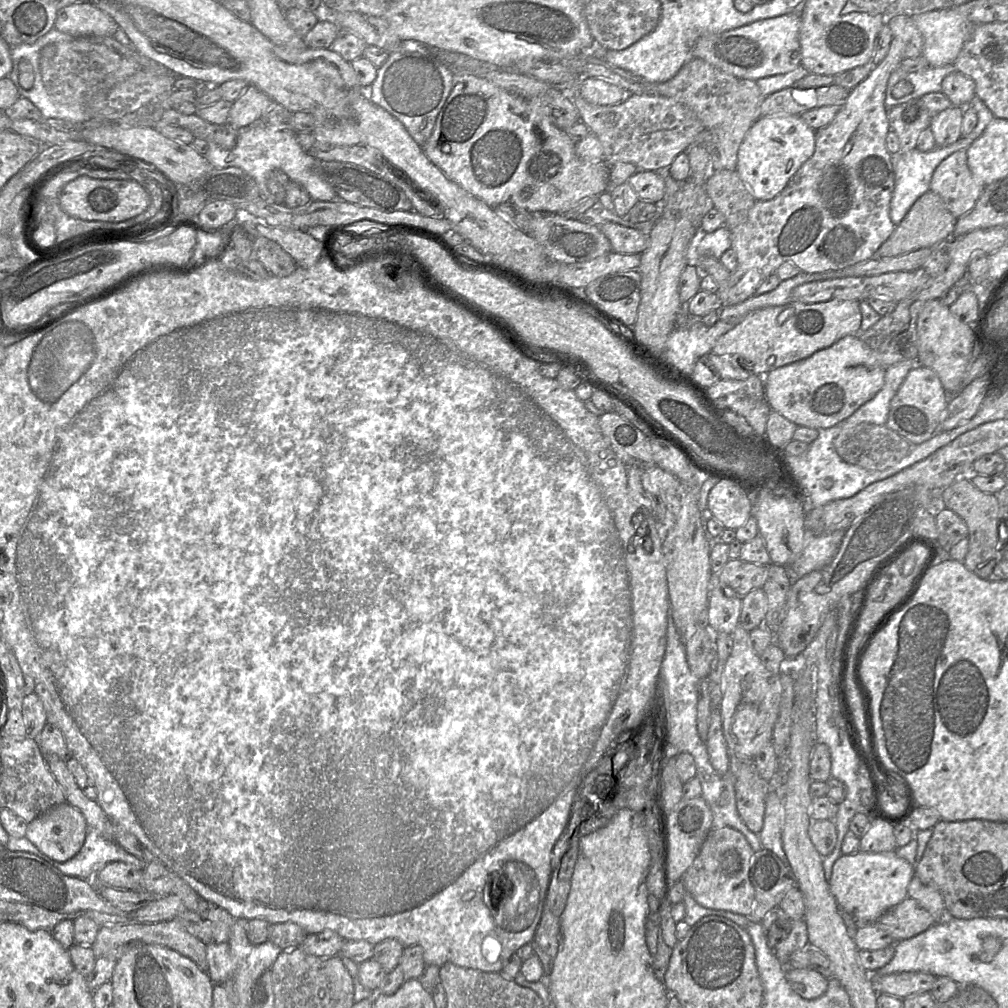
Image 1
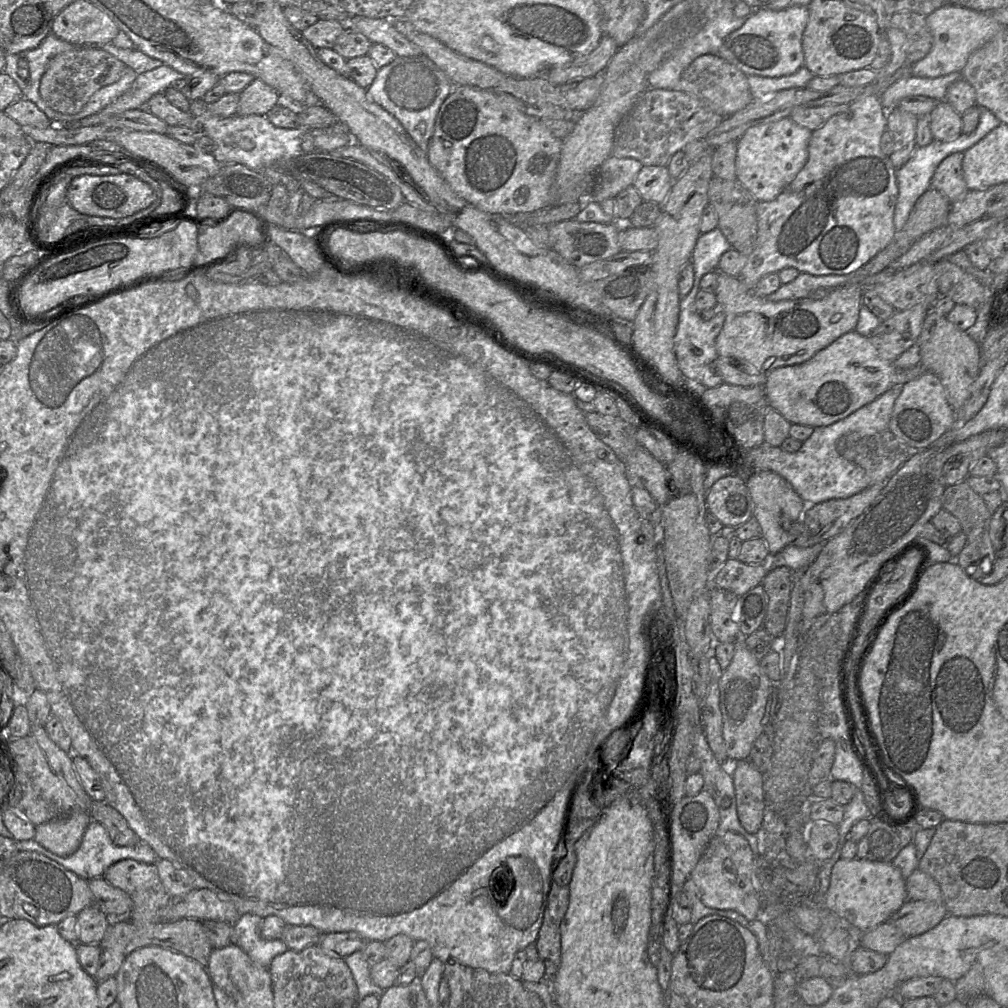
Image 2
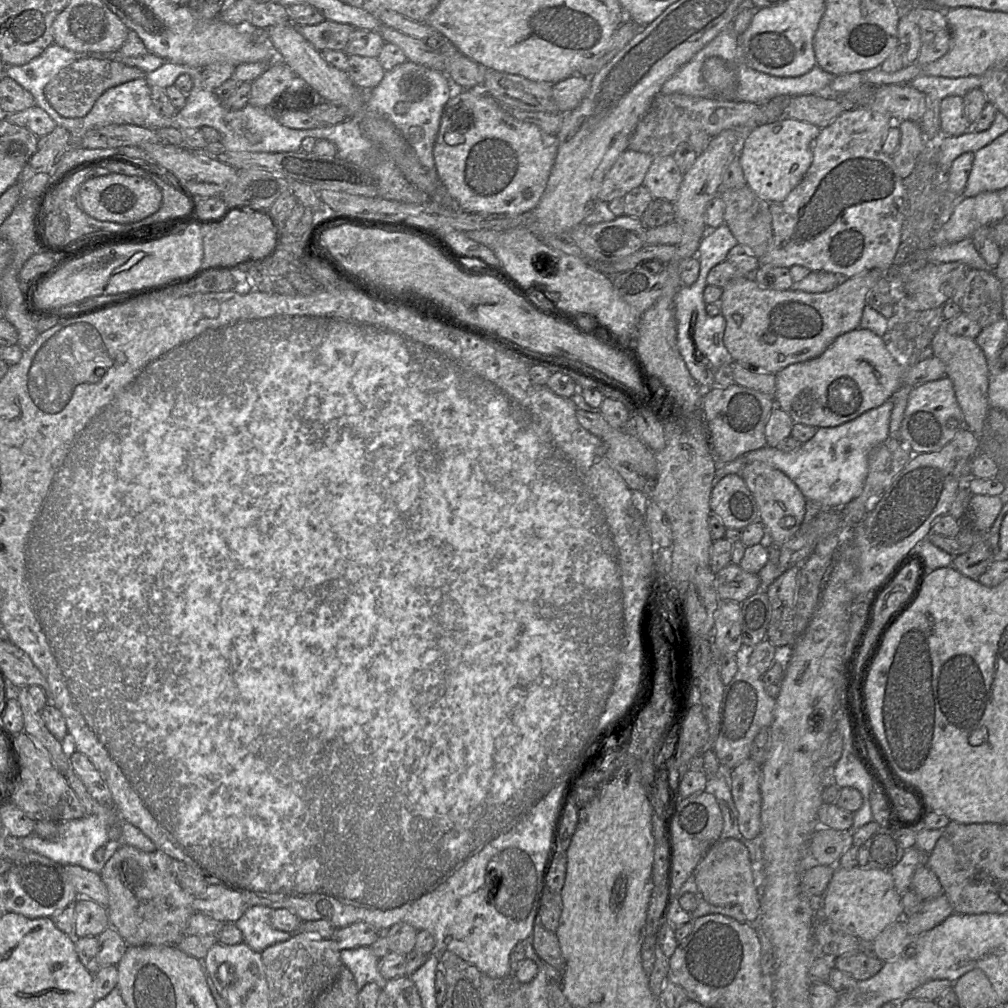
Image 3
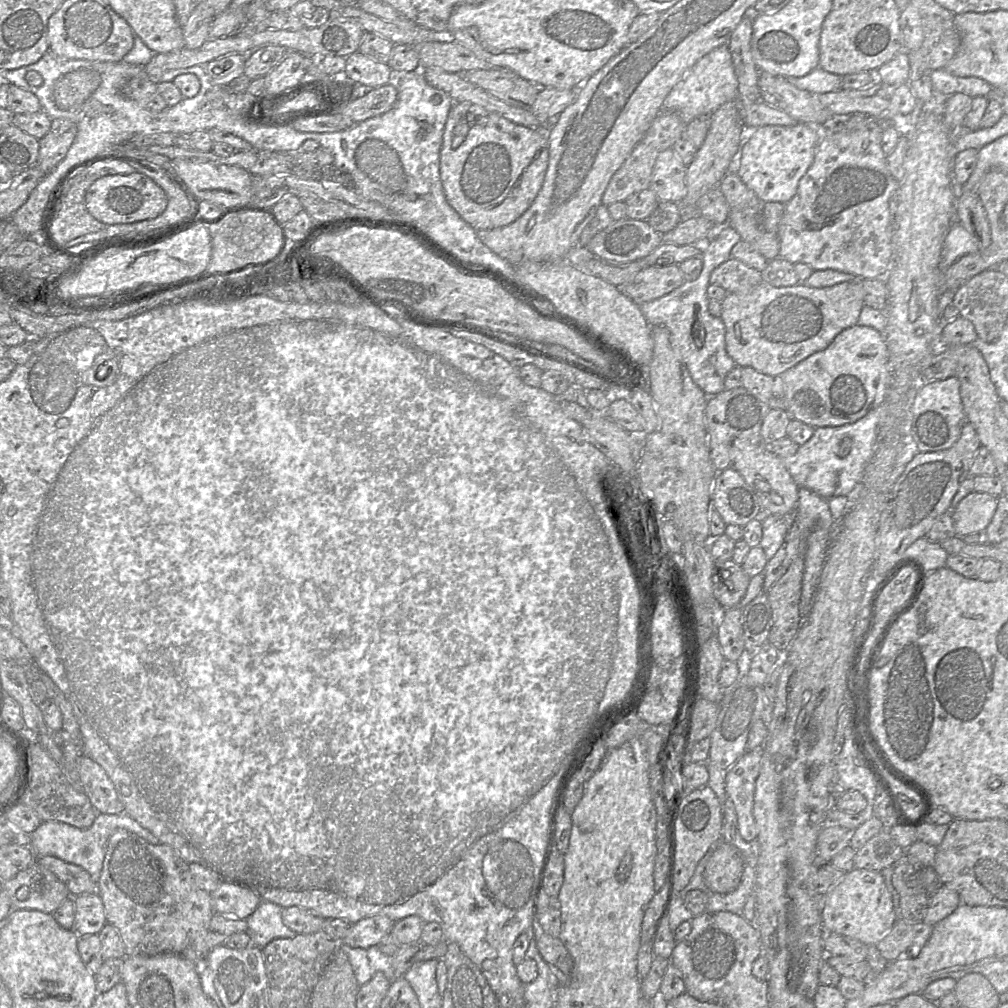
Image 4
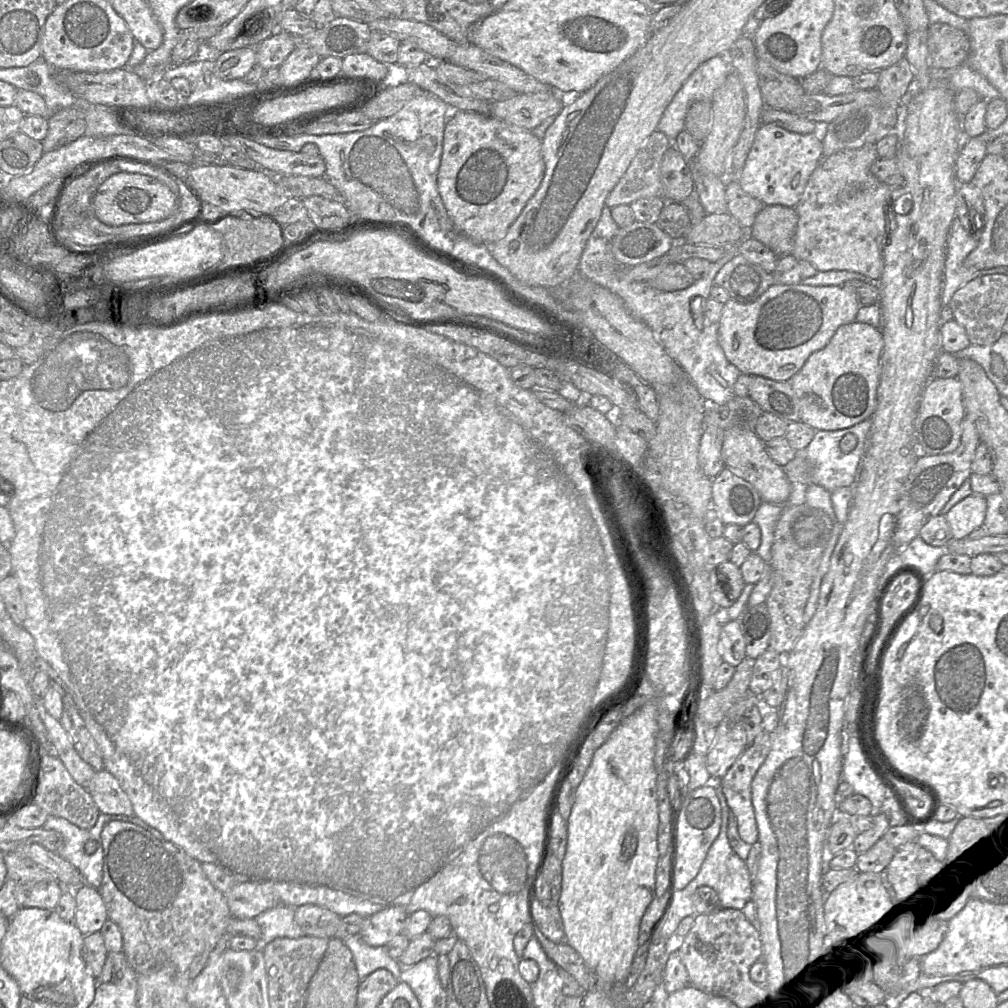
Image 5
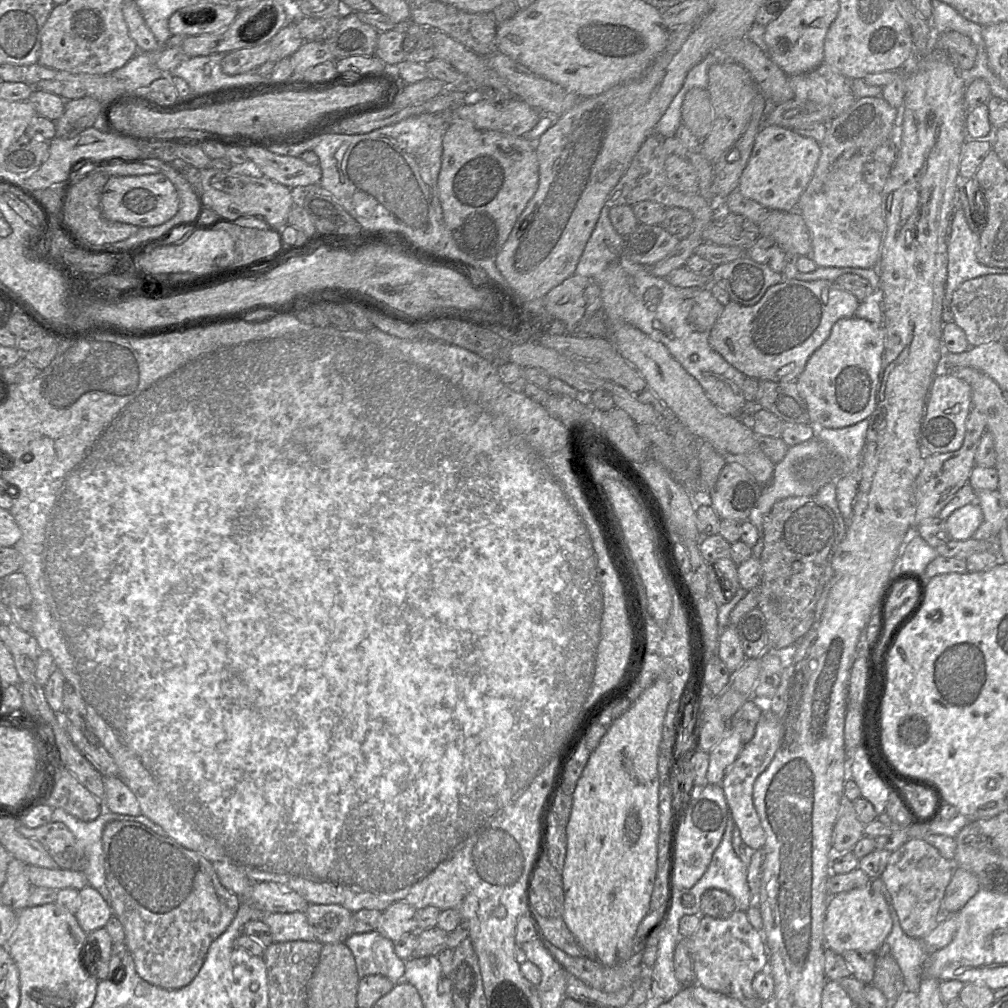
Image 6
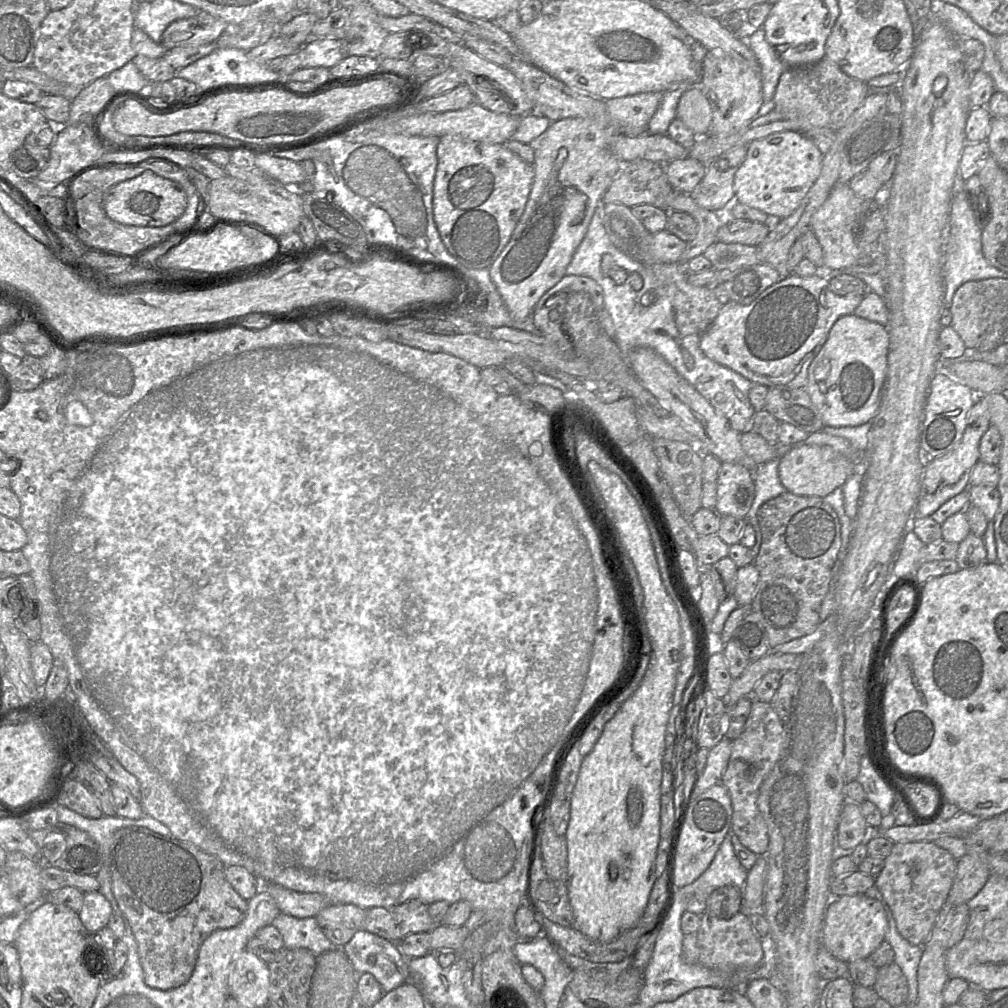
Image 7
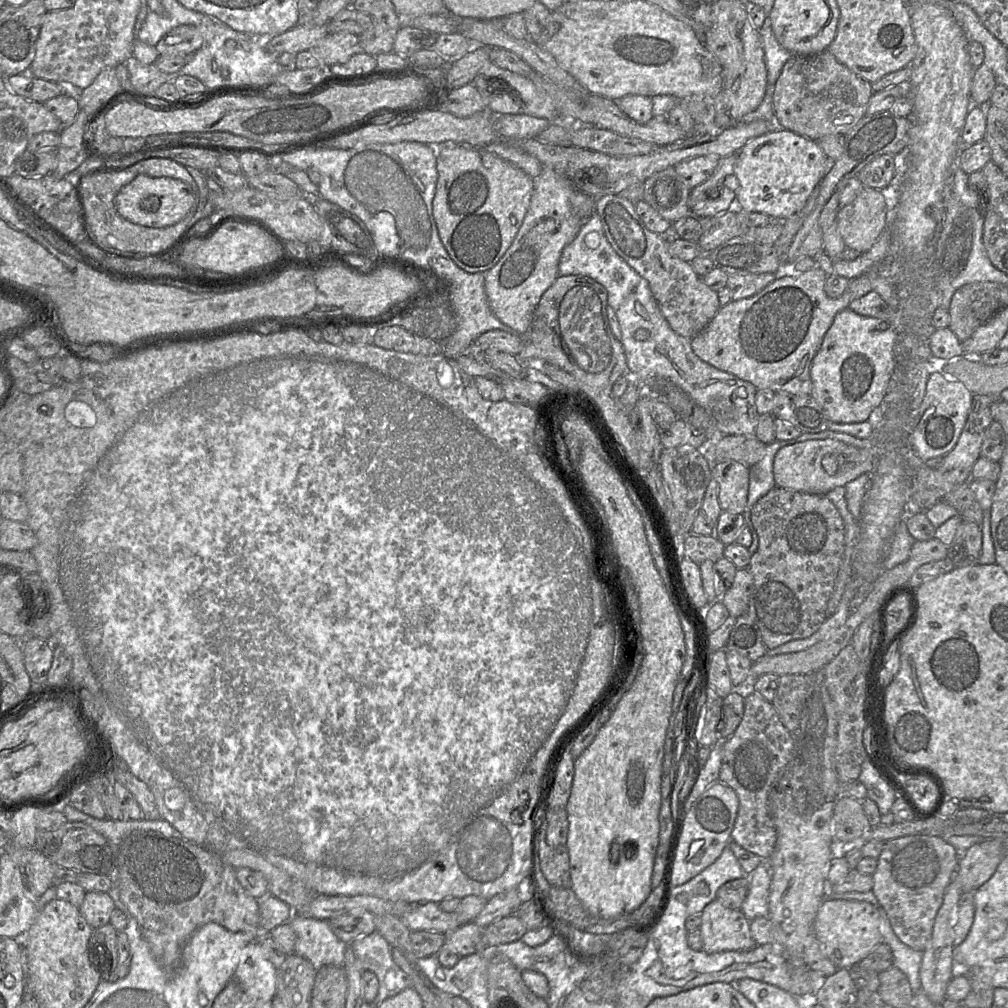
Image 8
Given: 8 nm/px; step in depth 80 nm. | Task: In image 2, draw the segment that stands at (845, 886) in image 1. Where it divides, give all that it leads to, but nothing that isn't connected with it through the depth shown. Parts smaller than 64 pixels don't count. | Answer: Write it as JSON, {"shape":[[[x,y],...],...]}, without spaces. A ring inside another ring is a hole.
{"shape":[[[840,858],[833,866],[823,906],[862,932],[890,920],[907,901],[906,880],[893,863]]]}

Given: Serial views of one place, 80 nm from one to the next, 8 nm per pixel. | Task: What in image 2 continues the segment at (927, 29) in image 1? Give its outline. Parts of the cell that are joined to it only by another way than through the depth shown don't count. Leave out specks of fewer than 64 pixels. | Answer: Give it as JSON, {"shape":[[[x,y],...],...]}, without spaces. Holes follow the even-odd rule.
{"shape":[[[957,5],[939,7],[926,16],[926,23],[933,38],[932,48],[924,58],[911,64],[912,76],[939,77],[960,72],[969,56],[1005,27],[989,12]]]}

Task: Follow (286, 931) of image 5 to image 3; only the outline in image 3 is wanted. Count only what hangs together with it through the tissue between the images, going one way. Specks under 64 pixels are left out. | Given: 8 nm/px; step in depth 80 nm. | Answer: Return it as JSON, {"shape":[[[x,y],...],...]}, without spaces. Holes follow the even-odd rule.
{"shape":[[[262,905],[249,906],[234,923],[242,932],[243,943],[261,953],[267,947],[289,940],[292,933],[274,928],[271,924],[272,908]]]}

